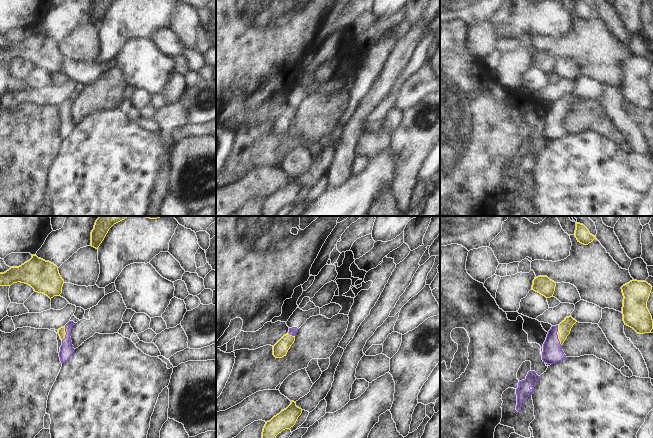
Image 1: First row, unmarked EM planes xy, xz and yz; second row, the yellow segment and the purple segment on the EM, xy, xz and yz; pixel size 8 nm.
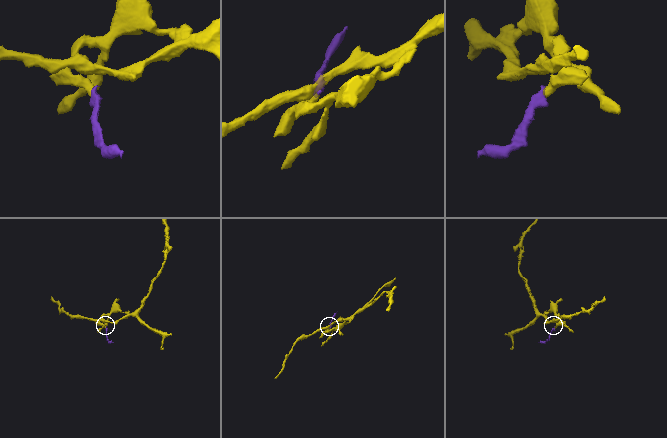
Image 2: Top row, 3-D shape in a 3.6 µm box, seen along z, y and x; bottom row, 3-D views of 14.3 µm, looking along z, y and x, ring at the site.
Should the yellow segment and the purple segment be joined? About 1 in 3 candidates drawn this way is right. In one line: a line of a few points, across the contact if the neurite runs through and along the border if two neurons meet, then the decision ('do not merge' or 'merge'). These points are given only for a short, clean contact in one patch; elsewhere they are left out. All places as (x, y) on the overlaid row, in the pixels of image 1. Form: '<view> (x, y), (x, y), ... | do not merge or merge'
yz (564, 328), (557, 334), (553, 342), (552, 352) | merge

